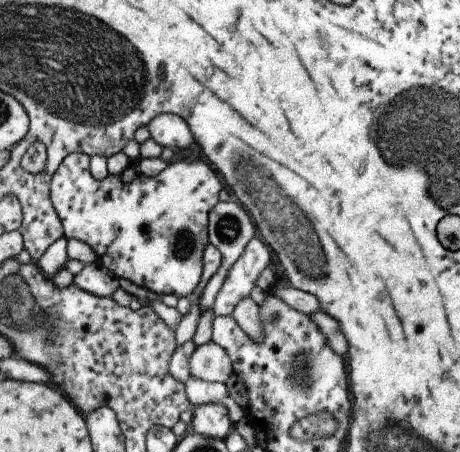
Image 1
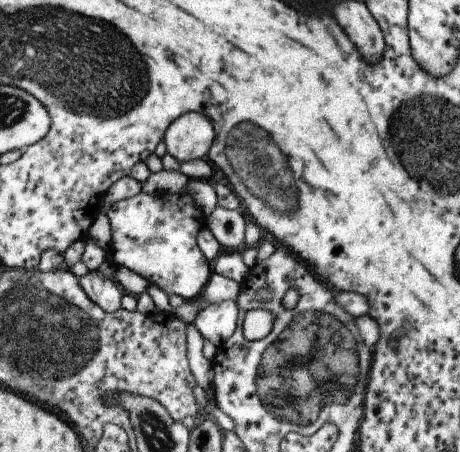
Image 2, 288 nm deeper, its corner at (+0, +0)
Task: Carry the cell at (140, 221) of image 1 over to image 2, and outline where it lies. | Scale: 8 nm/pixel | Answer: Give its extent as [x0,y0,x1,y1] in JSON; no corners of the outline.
[105,188,211,302]

